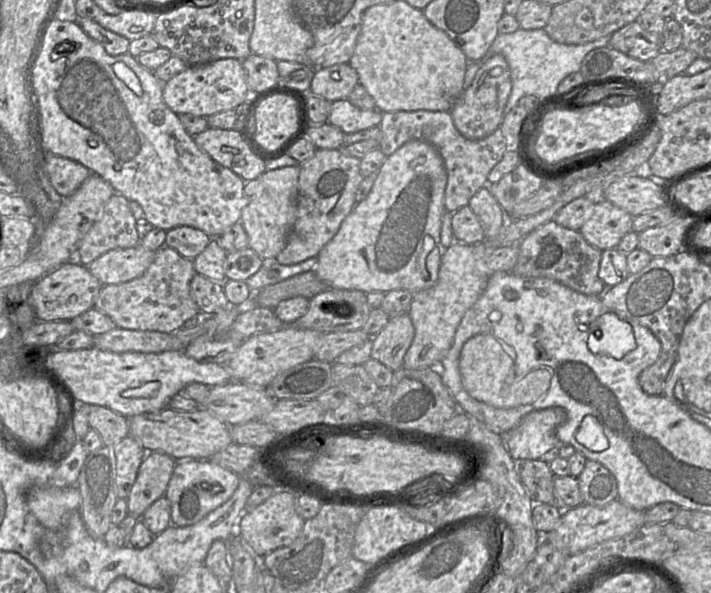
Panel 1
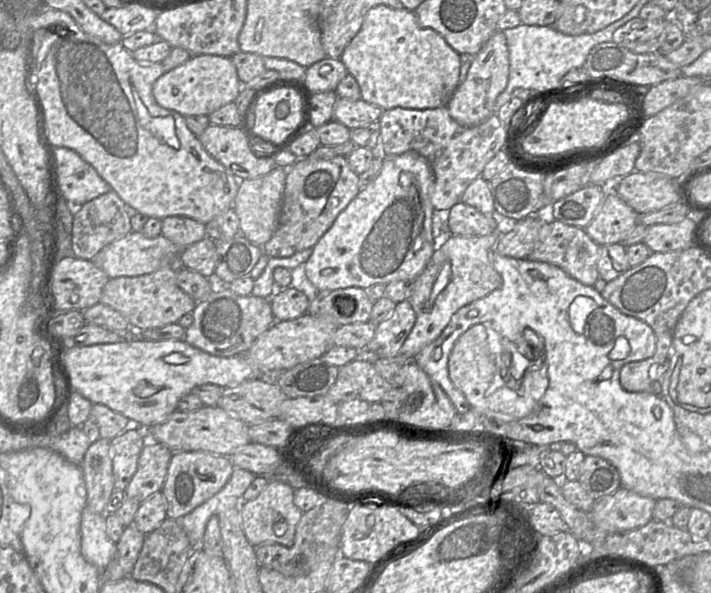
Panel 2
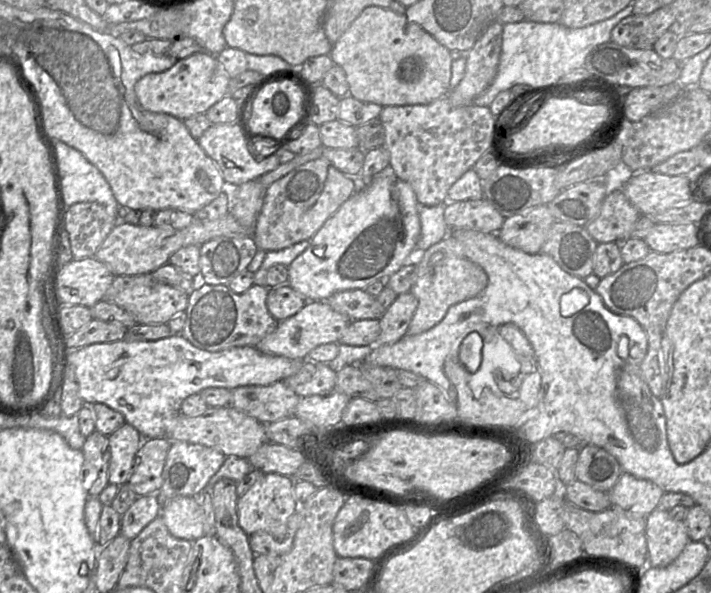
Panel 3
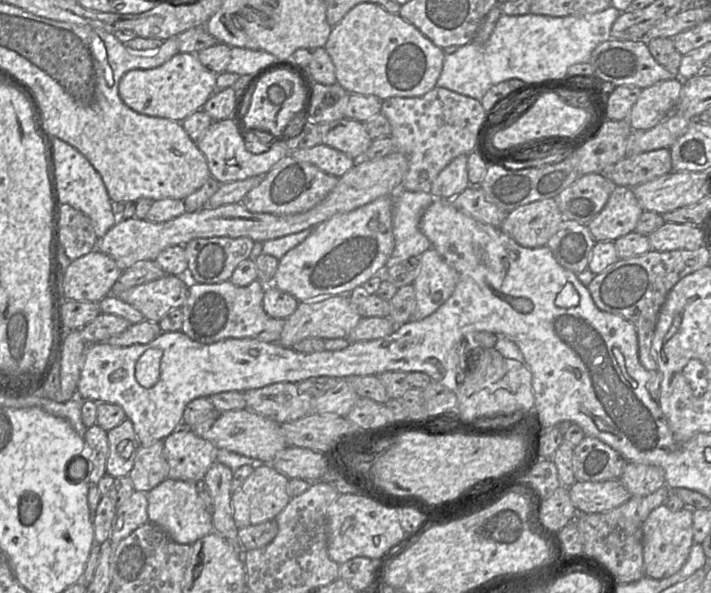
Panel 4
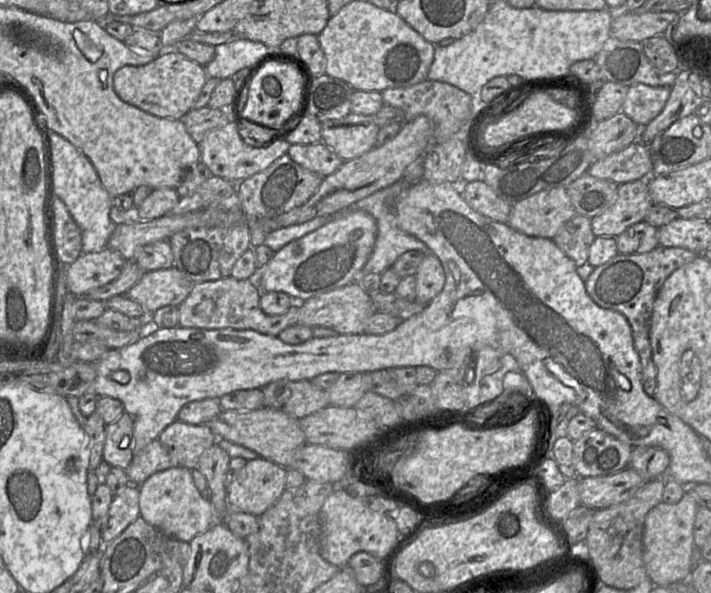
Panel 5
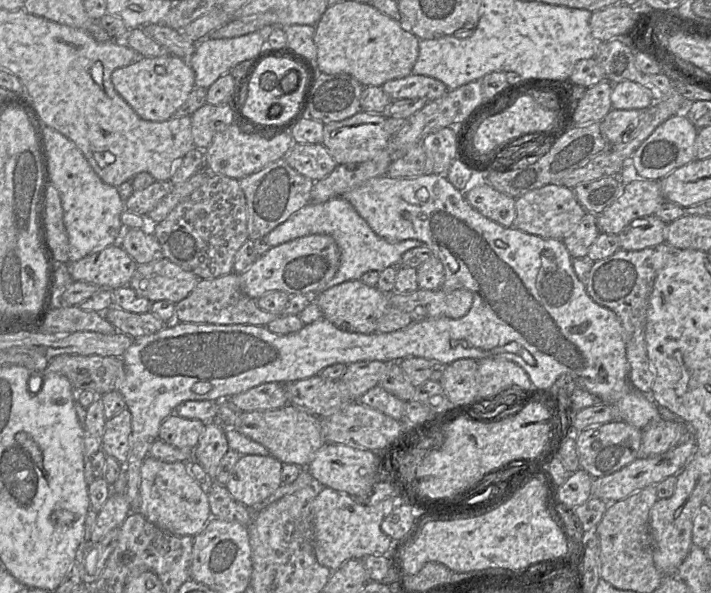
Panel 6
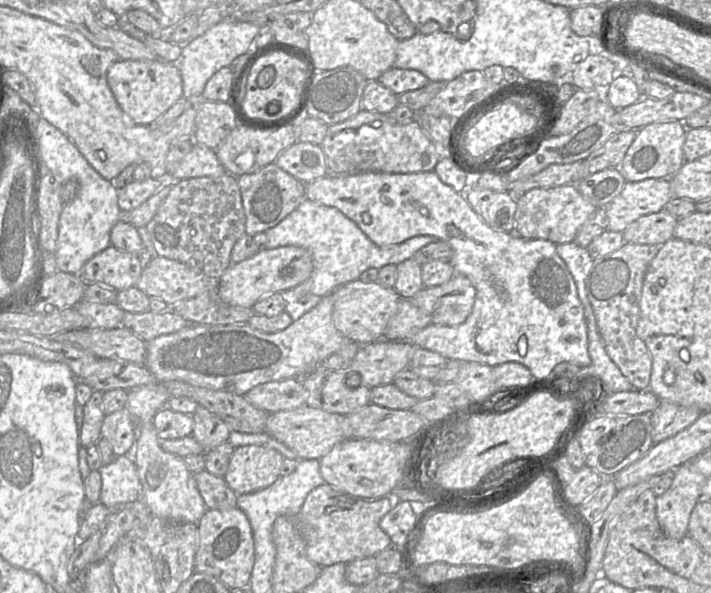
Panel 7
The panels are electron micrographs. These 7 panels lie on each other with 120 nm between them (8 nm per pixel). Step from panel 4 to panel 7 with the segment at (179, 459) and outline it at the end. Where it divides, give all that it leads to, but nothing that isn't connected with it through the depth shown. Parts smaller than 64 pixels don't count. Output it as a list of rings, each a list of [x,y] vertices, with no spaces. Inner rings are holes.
[[[164,407],[154,416],[153,424],[161,440],[178,439],[192,435],[194,421],[192,415]]]

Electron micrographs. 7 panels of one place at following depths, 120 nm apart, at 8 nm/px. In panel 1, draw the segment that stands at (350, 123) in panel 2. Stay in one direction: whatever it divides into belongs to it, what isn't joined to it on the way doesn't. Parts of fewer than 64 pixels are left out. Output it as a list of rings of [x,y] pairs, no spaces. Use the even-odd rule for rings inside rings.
[[[348,99],[330,103],[328,123],[338,127],[345,134],[379,126],[383,113],[377,109],[362,110]]]

